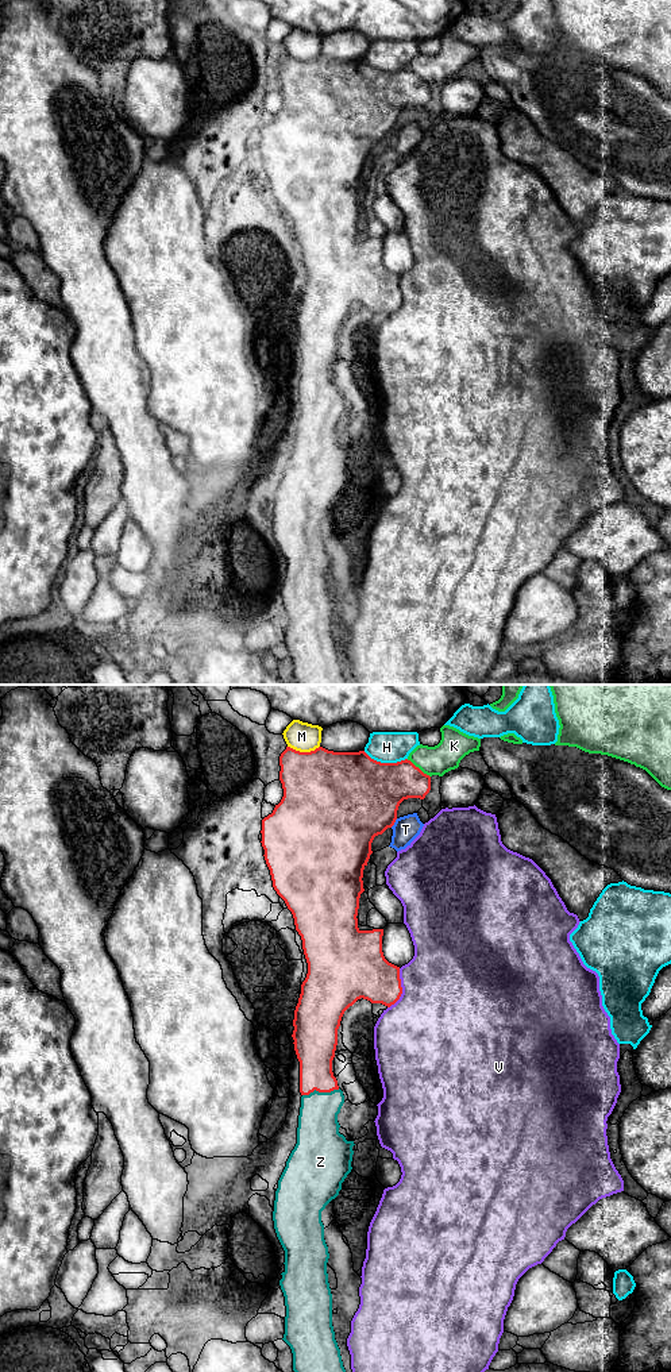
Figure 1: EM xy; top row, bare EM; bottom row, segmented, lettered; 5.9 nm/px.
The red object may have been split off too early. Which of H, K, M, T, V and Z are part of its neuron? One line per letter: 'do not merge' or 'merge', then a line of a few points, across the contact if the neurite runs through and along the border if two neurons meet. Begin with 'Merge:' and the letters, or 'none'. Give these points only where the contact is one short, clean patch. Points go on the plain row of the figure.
Merge: Z
H: do not merge
K: do not merge
M: do not merge
T: do not merge
V: do not merge
Z: merge; line xy (315, 359), (315, 381), (320, 400), (317, 442)

